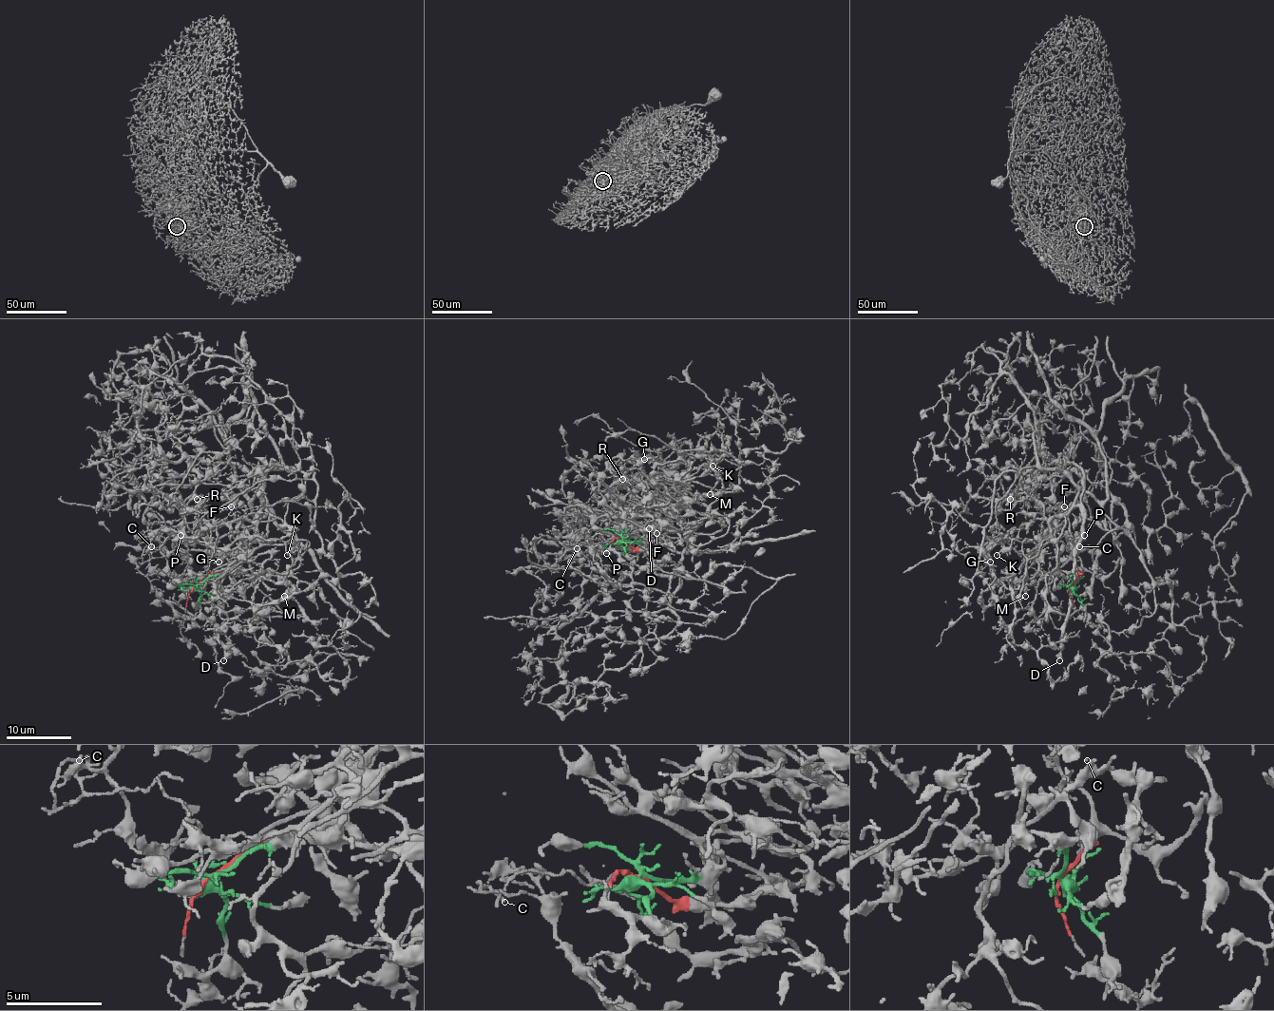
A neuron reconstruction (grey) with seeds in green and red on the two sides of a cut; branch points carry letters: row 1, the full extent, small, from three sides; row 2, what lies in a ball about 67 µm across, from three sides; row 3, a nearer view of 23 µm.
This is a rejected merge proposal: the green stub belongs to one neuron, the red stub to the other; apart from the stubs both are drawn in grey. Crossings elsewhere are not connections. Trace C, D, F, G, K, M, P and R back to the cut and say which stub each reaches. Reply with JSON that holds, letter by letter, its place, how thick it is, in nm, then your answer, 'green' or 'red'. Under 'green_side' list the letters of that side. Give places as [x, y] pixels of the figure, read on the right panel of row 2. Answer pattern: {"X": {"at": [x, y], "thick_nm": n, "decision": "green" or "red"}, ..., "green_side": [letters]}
{"C": {"at": [1079, 546], "thick_nm": 120, "decision": "green"}, "D": {"at": [1059, 660], "thick_nm": 280, "decision": "green"}, "F": {"at": [1064, 506], "thick_nm": 110, "decision": "green"}, "G": {"at": [990, 562], "thick_nm": 200, "decision": "green"}, "K": {"at": [997, 555], "thick_nm": 130, "decision": "red"}, "M": {"at": [1025, 596], "thick_nm": 130, "decision": "red"}, "P": {"at": [1084, 535], "thick_nm": 180, "decision": "green"}, "R": {"at": [1010, 499], "thick_nm": 150, "decision": "green"}, "green_side": ["C", "D", "F", "G", "P", "R"]}

